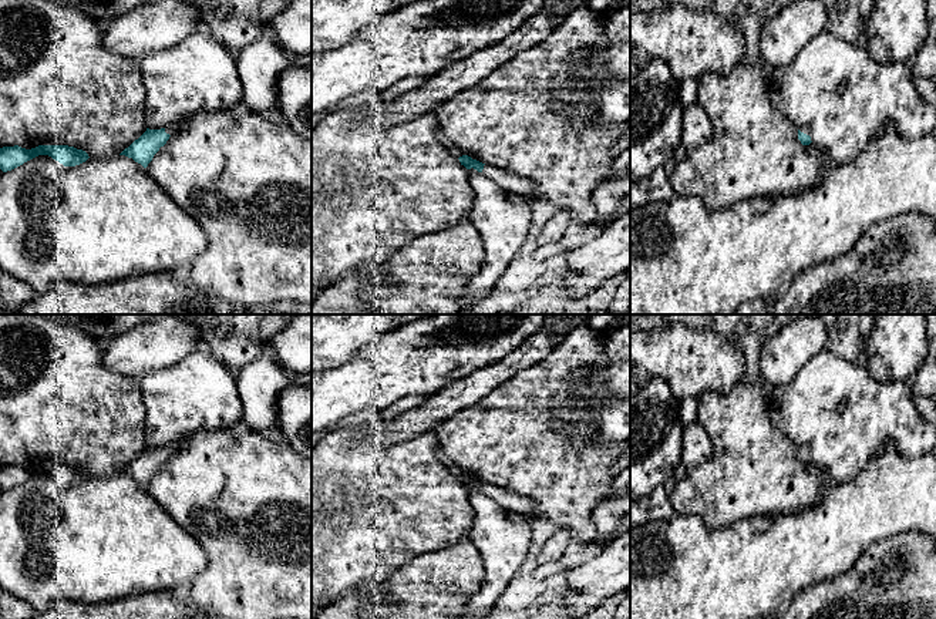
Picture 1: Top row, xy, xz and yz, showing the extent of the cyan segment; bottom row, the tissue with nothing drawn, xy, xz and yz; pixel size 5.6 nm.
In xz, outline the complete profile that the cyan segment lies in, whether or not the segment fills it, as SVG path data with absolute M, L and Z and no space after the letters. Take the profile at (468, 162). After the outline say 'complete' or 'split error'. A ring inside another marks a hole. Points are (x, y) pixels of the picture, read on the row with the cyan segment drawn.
M462 155L458 159L461 165L464 165L467 169L471 169L471 168L477 169L482 175L496 182L505 192L529 196L533 191L533 182L529 181L528 178L509 174L492 165L485 165L477 159L472 159L468 155Z; split error

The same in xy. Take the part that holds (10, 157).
M18 145L3 147L0 148L0 169L11 171L38 155L48 155L64 166L80 165L90 158L85 151L68 145L38 145L31 149Z; complete

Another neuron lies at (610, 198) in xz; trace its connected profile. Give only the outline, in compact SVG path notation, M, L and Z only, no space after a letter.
M630 147L613 159L610 175L595 188L590 201L605 226L630 213Z

